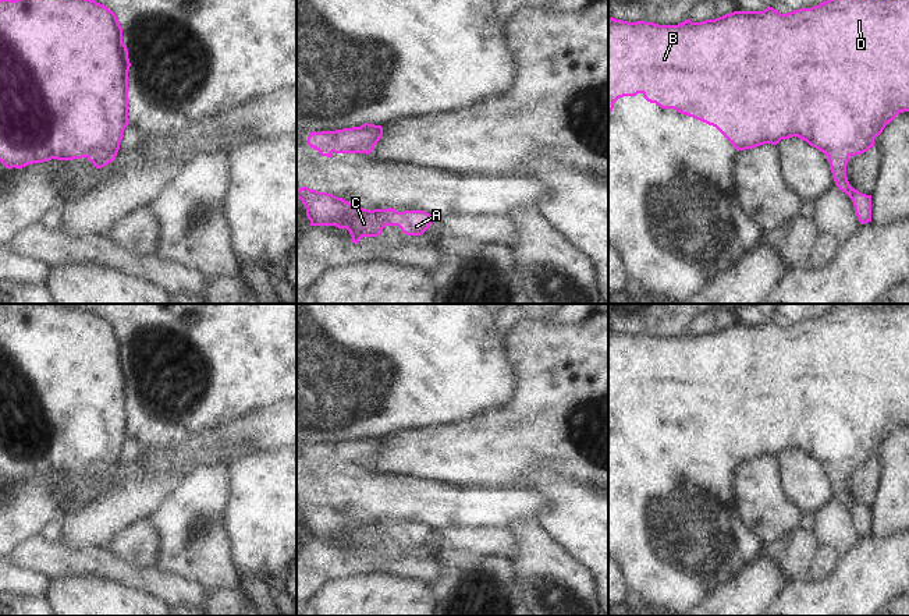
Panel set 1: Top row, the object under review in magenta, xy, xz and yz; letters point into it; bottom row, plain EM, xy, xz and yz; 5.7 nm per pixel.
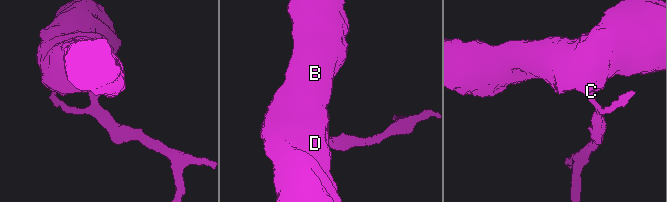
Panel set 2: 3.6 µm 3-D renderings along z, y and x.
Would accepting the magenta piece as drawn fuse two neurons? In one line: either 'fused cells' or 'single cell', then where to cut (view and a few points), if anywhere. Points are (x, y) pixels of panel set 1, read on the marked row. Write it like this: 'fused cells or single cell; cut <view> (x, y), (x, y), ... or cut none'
single cell; cut none

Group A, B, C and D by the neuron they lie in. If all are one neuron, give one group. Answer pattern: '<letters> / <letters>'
A B C D

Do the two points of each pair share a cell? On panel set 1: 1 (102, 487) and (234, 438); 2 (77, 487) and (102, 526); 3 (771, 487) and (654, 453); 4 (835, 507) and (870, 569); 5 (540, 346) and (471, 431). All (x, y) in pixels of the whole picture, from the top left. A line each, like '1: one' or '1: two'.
1: one
2: two
3: two
4: two
5: one

